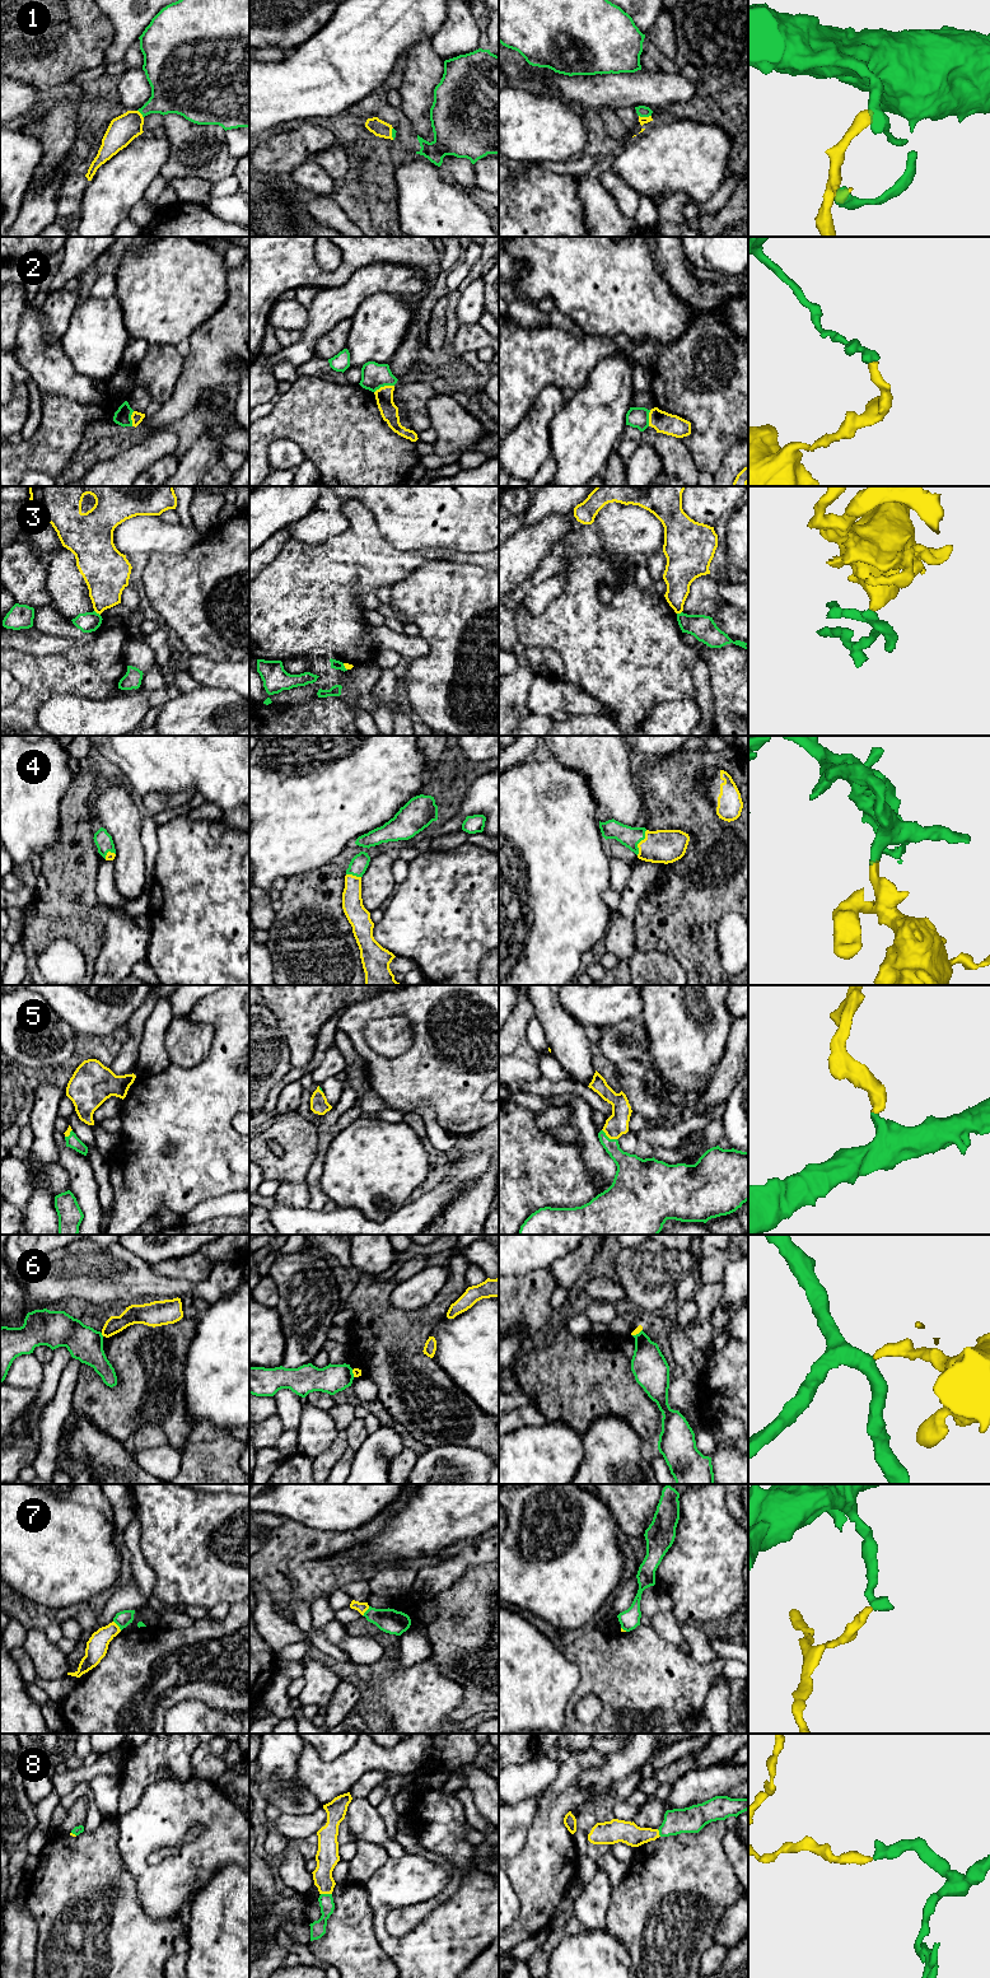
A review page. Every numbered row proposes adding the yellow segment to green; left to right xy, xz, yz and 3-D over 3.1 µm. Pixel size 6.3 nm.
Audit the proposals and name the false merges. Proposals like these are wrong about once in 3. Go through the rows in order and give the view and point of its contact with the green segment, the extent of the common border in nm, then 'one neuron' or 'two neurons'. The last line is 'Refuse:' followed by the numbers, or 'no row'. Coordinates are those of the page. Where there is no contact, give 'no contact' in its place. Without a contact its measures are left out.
1: contact xy (140, 112); length 70 nm; one neuron
2: contact xz (383, 386); length 140 nm; two neurons
3: contact xy (96, 612); length 50 nm; two neurons
4: contact yz (639, 841); length 170 nm; one neuron
5: contact yz (607, 1137); length 120 nm; one neuron
6: contact xy (101, 1334); length 30 nm; two neurons
7: contact xy (117, 1624); length 80 nm; two neurons
8: contact xz (326, 1894); length 70 nm; one neuron
Refuse: 2, 3, 6, 7

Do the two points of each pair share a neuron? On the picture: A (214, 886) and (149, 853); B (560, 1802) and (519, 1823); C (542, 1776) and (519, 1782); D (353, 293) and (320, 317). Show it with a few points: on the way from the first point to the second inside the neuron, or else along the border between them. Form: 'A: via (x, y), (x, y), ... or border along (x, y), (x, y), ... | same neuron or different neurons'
A: border along (159, 827), (157, 833), (158, 853), (152, 873) | different neurons
B: border along (546, 1790), (523, 1843) | different neurons
C: via (537, 1776), (524, 1780) | same neuron
D: via (345, 301), (332, 304), (327, 309) | same neuron

